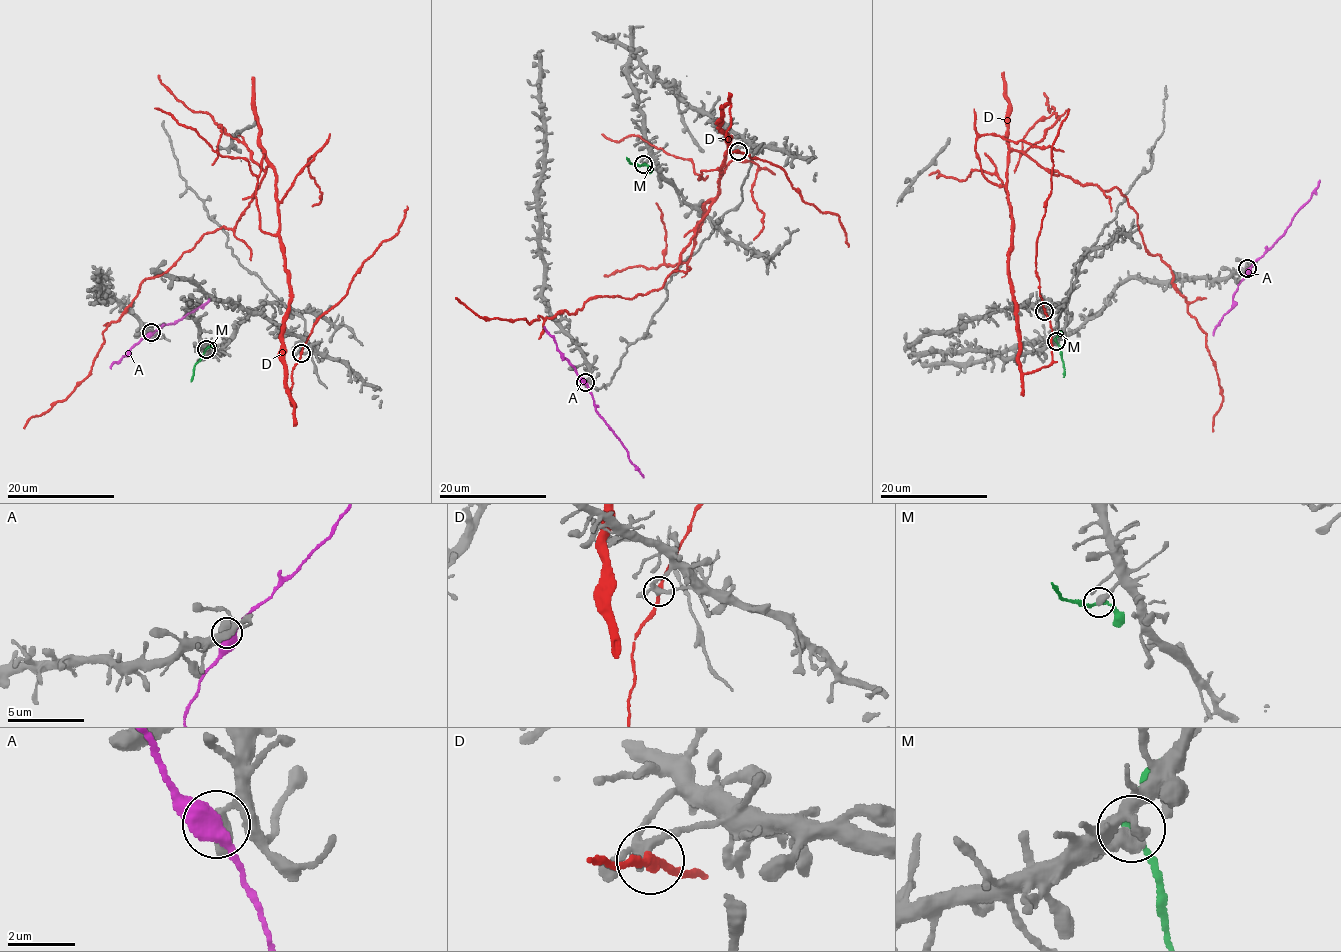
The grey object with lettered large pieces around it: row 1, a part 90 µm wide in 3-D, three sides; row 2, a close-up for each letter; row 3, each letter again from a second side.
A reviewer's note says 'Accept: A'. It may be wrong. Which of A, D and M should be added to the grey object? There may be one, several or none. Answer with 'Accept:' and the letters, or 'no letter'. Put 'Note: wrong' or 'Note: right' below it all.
Accept: A
Note: right

